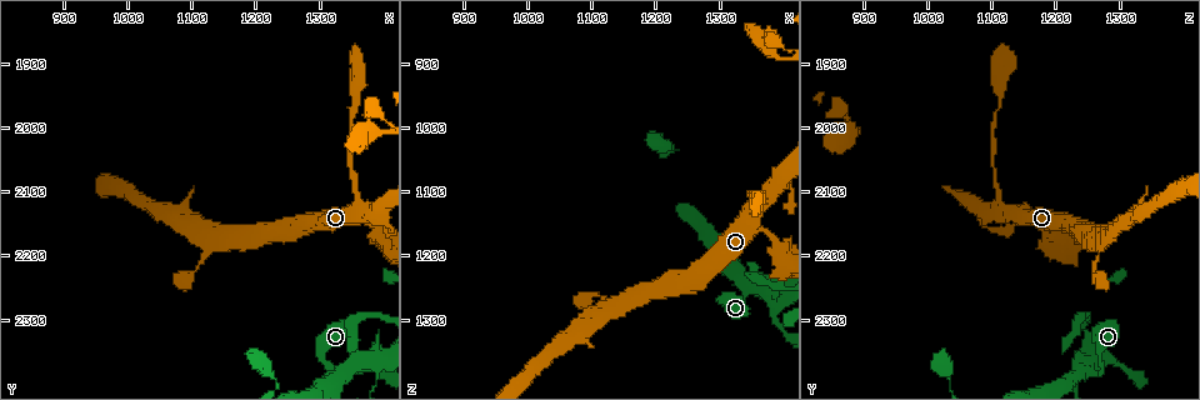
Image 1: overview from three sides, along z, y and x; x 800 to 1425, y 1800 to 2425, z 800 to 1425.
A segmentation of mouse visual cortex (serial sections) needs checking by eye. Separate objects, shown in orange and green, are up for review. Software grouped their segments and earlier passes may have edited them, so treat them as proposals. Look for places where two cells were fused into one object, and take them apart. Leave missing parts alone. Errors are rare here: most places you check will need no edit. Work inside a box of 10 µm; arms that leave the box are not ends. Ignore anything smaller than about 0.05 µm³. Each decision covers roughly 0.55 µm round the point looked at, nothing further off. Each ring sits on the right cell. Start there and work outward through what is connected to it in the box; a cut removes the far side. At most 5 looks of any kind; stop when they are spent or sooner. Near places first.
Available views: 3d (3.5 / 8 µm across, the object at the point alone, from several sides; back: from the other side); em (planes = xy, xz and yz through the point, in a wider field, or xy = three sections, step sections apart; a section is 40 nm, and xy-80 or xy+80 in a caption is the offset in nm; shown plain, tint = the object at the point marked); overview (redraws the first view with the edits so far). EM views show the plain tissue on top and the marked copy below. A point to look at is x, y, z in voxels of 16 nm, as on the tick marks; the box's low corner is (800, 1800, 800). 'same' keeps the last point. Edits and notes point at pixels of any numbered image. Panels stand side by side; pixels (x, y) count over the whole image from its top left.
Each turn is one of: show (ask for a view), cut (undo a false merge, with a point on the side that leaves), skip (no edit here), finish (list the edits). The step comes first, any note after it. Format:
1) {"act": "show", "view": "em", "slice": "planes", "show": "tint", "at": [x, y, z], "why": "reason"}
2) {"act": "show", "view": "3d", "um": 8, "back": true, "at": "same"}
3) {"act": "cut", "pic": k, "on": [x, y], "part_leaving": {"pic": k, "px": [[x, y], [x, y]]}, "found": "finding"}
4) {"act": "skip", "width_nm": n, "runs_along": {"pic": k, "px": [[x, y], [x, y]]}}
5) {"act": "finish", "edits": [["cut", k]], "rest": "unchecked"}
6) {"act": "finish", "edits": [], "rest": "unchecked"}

{"act": "show", "view": "3d", "um": 3.5, "at": [1355, 2075, 1100], "why": "calibre changes"}

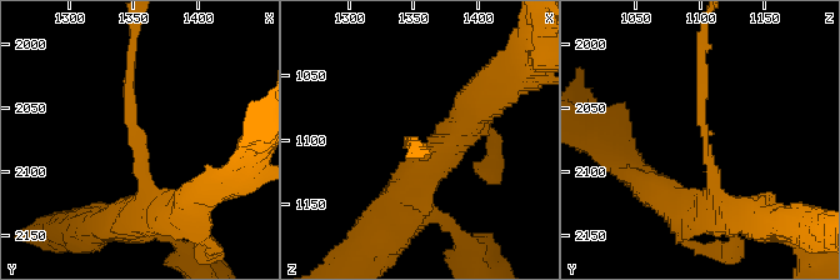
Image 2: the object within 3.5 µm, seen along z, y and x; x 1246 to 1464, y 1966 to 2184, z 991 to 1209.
{"act": "show", "view": "em", "slice": "planes", "show": "tint", "at": [1356, 2076, 1104], "why": "shape alone is not enough"}

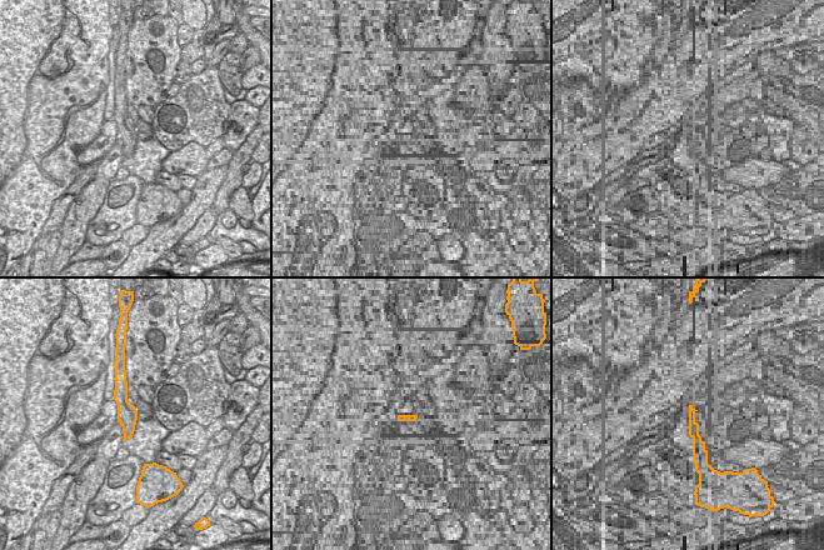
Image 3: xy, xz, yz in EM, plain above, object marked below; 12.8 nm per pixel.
{"act": "show", "view": "em", "slice": "xy", "step": 3, "show": "tint", "at": "same"}

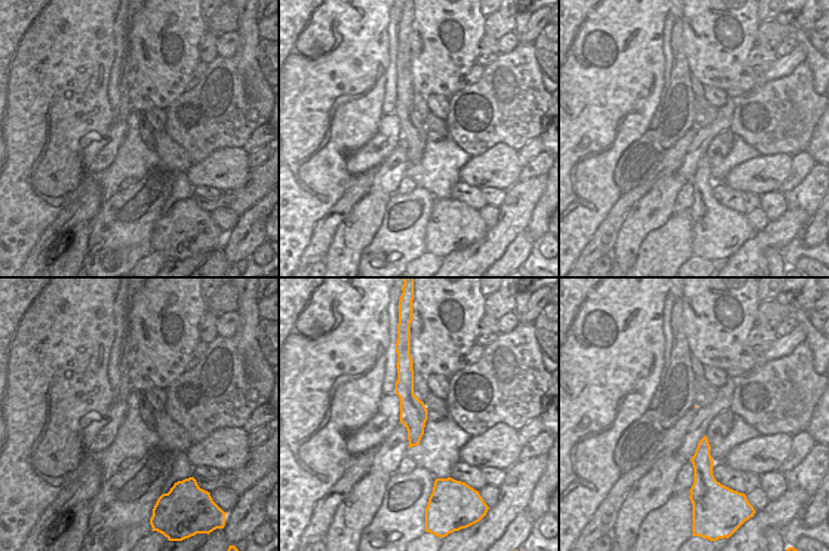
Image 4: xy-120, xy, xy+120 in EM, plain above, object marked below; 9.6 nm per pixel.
{"act": "skip", "width_nm": 260, "runs_along": {"pic": 2, "px": [[730, 215], [714, 196], [701, 58]]}, "found": "continuous, no second cell"}

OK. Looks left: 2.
{"act": "show", "view": "3d", "um": 3.5, "back": true, "at": [1095, 2235, 1265], "why": "sudden change in width"}

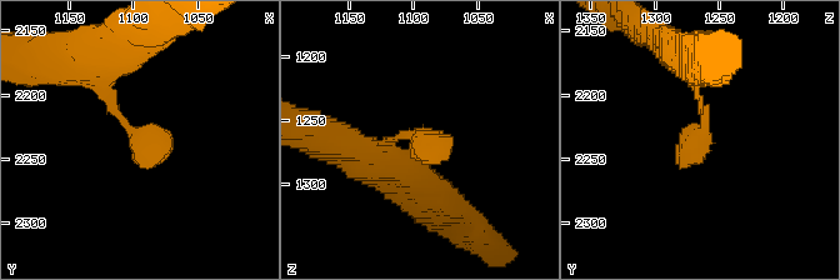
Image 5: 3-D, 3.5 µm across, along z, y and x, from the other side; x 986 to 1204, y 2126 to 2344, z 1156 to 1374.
{"act": "show", "view": "em", "slice": "xy", "step": 5, "show": "tint", "at": [1096, 2230, 1264]}

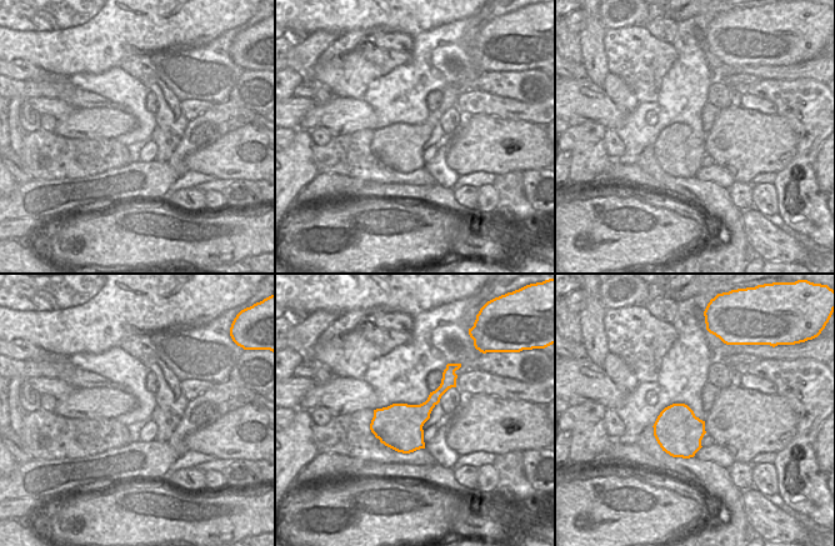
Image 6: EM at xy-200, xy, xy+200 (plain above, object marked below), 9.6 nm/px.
{"act": "skip", "width_nm": 460, "runs_along": {"pic": 5, "px": [[85, 56], [124, 123], [170, 149]]}, "found": "all the same cell"}

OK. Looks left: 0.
{"act": "finish", "edits": [], "rest": "unchecked"}

